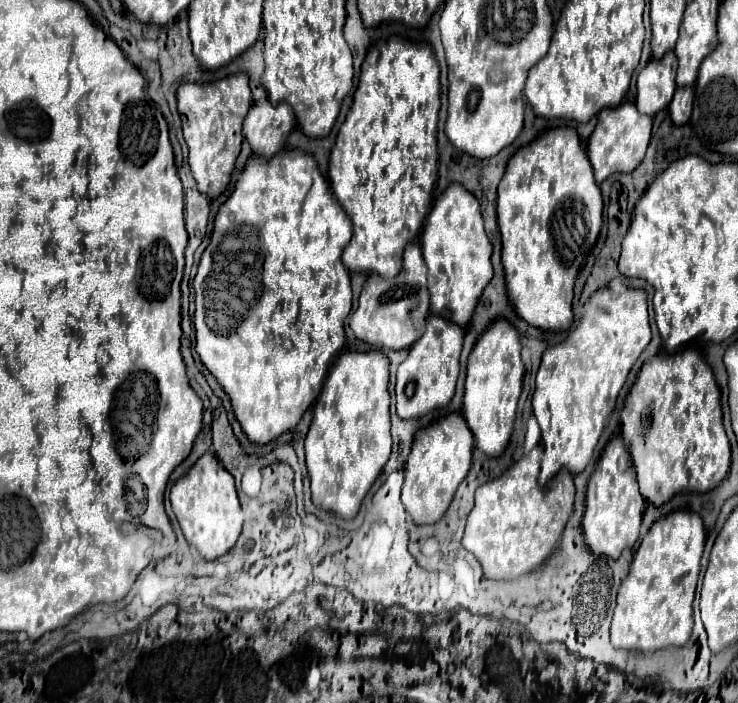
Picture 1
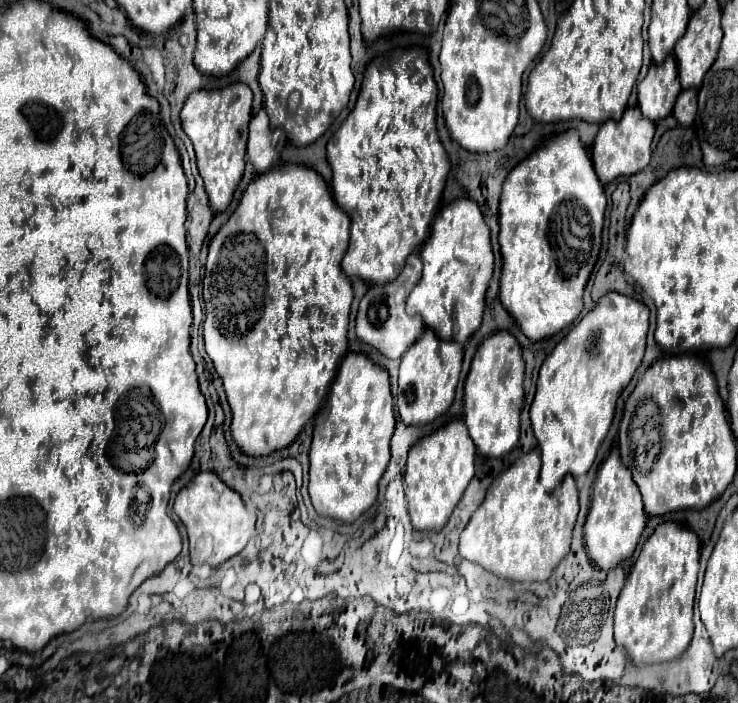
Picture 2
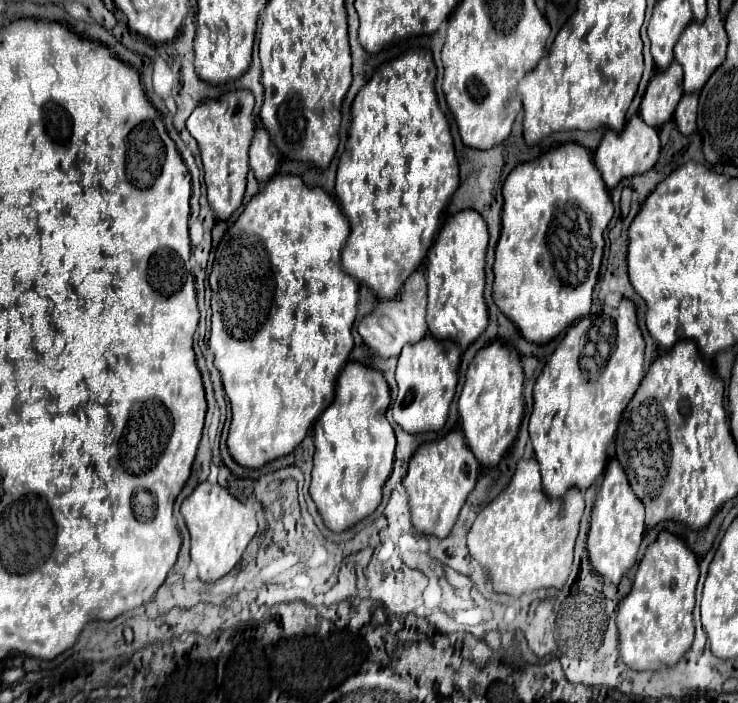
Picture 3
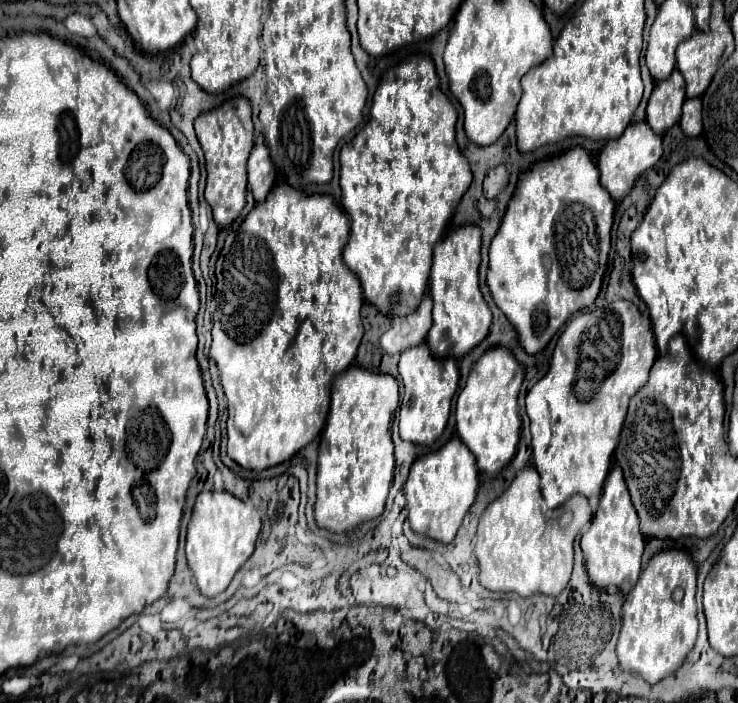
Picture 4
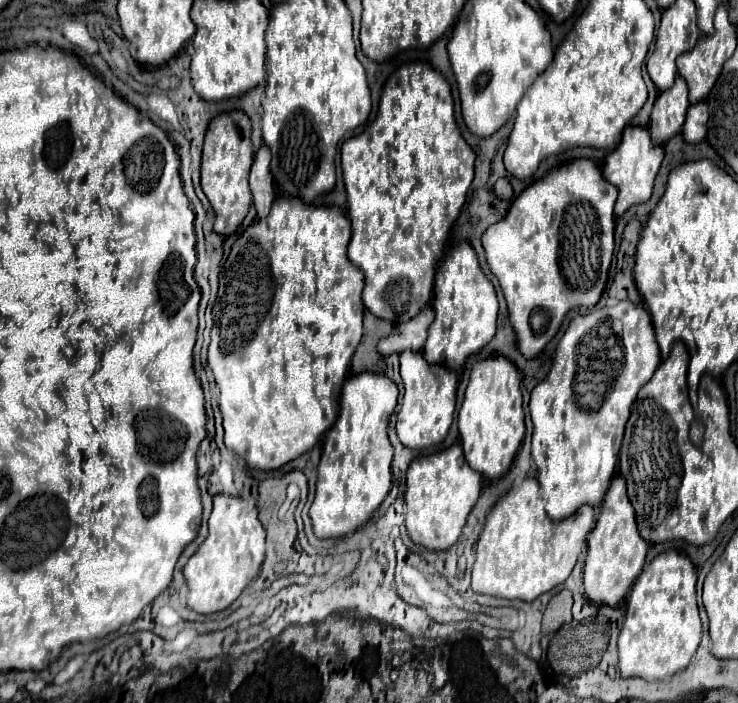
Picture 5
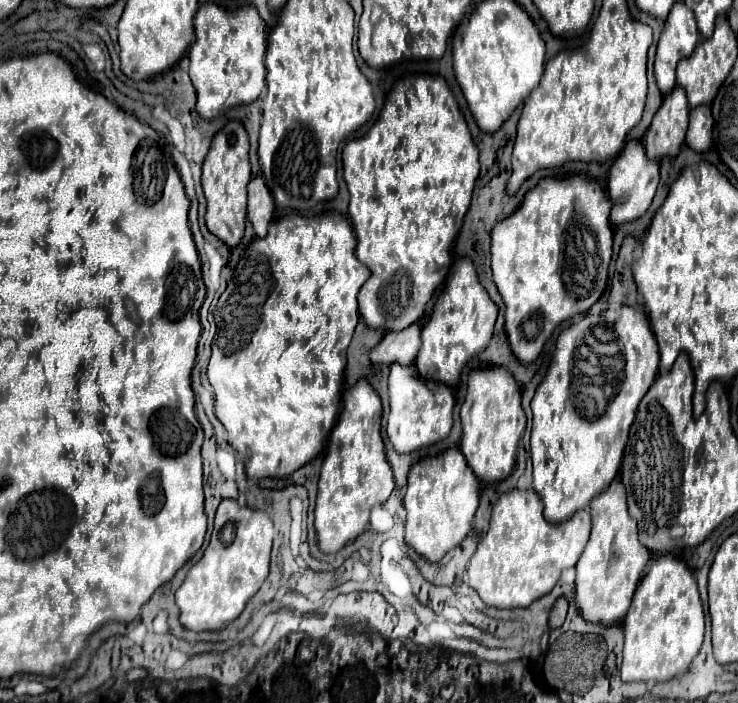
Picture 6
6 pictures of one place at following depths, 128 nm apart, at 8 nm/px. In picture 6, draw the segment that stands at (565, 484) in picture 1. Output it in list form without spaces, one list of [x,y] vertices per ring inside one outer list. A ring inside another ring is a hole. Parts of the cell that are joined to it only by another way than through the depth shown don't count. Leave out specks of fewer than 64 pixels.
[[[514,488],[502,494],[492,508],[488,532],[470,560],[468,584],[488,606],[526,608],[550,594],[562,572],[576,566],[586,548],[590,524],[592,516],[588,510],[576,512],[564,524],[548,524],[540,496],[534,490]]]

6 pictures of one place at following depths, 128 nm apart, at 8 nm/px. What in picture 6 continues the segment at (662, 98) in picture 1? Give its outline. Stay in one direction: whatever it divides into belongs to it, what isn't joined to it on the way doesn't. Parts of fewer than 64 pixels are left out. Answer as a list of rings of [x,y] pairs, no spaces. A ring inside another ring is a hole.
[[[676,86],[670,94],[664,96],[662,106],[658,108],[646,136],[644,146],[650,158],[676,156],[688,128],[688,102],[684,88]]]

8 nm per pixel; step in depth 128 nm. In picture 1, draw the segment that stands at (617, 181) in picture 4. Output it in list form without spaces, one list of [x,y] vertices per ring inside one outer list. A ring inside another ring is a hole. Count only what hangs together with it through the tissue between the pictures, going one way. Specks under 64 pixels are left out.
[[[622,102],[618,108],[604,108],[598,114],[598,124],[588,138],[588,158],[594,168],[596,182],[604,182],[616,172],[632,172],[644,158],[652,134],[652,118],[636,110],[632,102]]]

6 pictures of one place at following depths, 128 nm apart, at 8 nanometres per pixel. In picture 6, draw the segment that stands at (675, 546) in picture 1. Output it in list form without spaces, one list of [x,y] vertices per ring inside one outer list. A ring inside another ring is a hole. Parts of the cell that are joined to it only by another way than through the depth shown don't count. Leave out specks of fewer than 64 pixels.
[[[664,554],[656,558],[638,584],[634,592],[632,606],[624,618],[624,660],[622,660],[622,680],[624,682],[664,682],[688,670],[690,662],[698,654],[704,640],[704,610],[696,586],[696,578],[692,576],[688,564],[672,554]]]

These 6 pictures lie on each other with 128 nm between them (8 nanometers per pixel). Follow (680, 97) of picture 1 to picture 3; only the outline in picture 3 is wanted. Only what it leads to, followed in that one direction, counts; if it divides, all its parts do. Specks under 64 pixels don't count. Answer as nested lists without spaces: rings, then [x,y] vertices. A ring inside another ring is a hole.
[[[684,94],[678,108],[676,108],[676,114],[674,114],[678,130],[684,136],[694,132],[694,128],[696,128],[696,112],[698,112],[698,94]]]

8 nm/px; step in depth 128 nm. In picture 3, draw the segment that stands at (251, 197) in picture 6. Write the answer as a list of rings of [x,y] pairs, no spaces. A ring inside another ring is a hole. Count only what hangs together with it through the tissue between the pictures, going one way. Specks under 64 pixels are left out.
[[[264,126],[256,128],[250,144],[250,168],[256,174],[258,182],[266,182],[276,174],[278,168],[278,150],[274,148]]]

